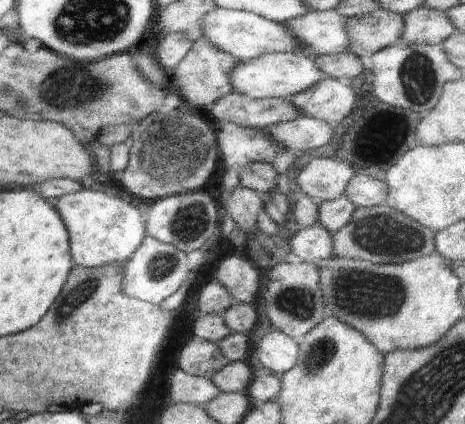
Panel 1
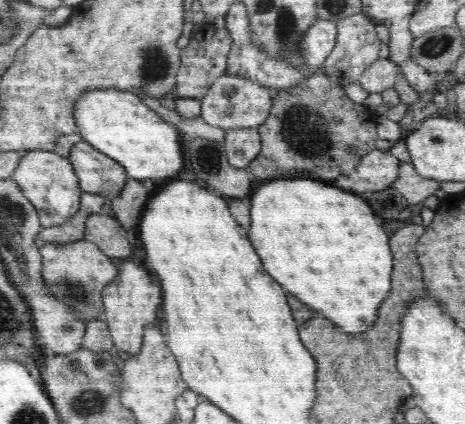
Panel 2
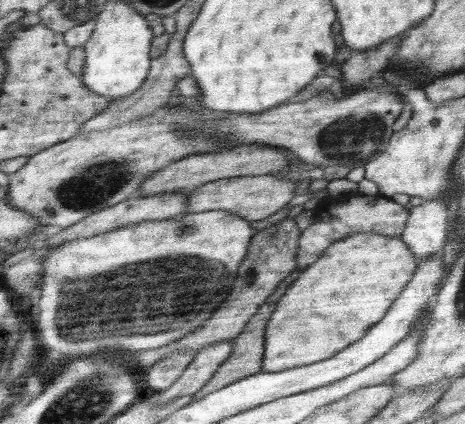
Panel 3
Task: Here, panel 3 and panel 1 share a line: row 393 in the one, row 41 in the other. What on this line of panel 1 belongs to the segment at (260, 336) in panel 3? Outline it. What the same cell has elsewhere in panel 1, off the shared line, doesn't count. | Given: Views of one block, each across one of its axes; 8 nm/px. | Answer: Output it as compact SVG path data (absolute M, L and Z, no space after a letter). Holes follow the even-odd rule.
M200 37L194 41L190 52L186 52L186 56L180 60L172 75L169 76L171 89L176 93L176 96L182 98L184 104L206 114L220 96L232 92L232 84L230 84L232 70L230 68L234 68L236 64L240 64L239 58L222 52L208 38Z

